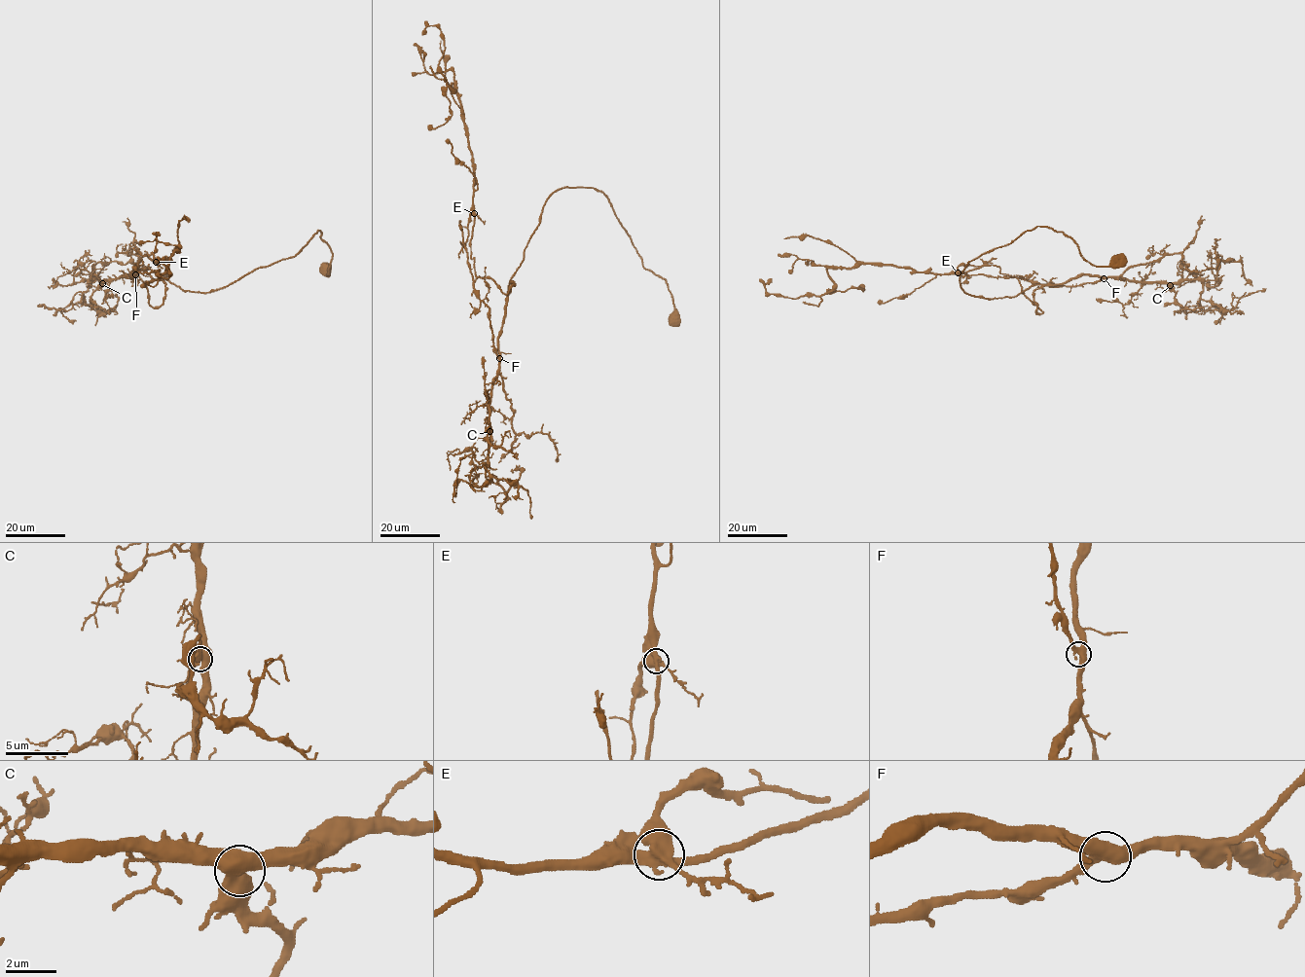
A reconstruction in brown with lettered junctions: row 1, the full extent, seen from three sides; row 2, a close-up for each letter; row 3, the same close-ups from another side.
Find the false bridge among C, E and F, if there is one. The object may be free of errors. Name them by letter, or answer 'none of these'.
none of these

